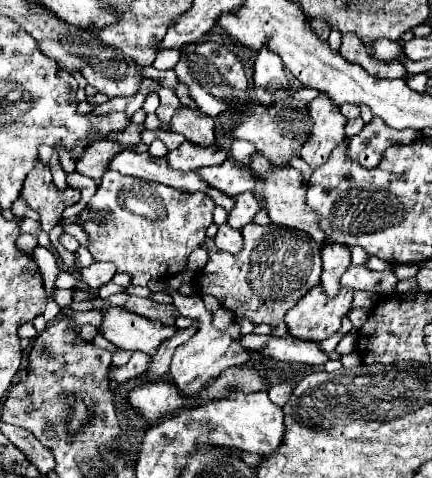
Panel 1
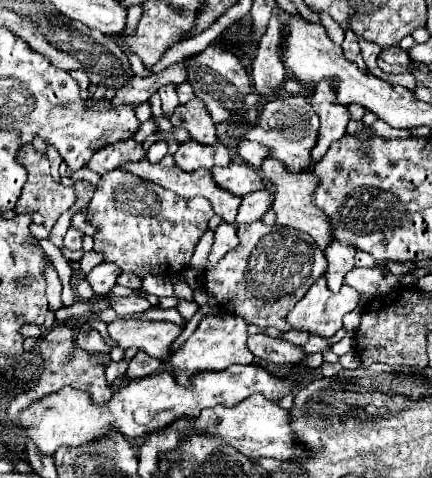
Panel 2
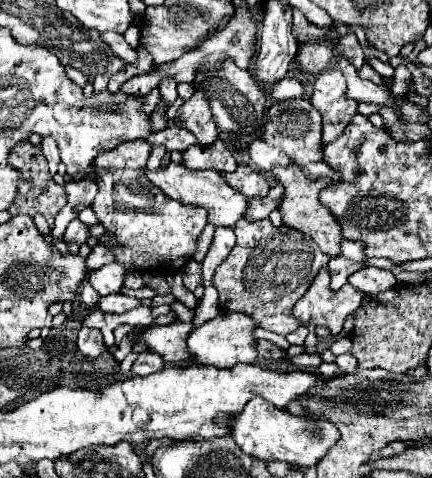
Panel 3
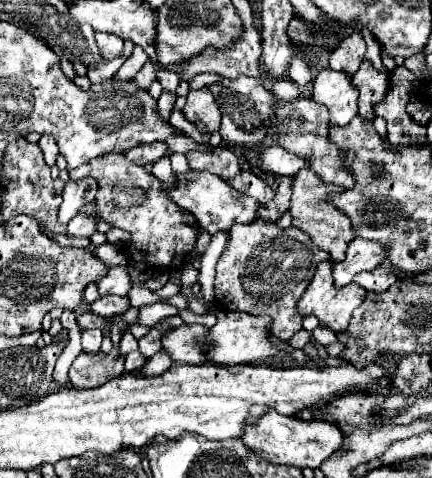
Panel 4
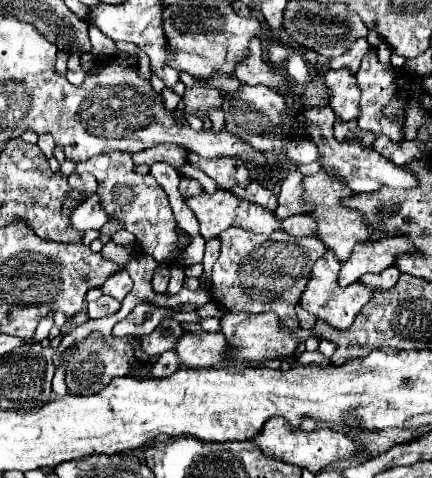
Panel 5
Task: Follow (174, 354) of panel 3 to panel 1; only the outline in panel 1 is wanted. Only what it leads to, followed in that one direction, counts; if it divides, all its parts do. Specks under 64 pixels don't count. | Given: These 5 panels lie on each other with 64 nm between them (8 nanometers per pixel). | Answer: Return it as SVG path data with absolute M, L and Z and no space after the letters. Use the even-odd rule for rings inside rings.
M120 306L102 310L102 334L120 350L142 350L146 354L156 354L158 346L174 336L176 326L162 324L160 320L150 320L136 316L132 312L122 312Z

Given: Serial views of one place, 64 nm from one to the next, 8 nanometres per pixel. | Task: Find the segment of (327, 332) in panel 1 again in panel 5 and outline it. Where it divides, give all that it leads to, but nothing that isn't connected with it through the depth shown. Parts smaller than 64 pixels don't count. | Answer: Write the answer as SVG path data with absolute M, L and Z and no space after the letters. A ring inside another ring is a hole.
M326 250L326 254L320 260L316 260L316 264L312 268L310 280L308 280L308 284L306 284L306 288L304 288L302 296L300 296L300 306L304 310L308 310L310 314L326 320L328 324L344 330L354 322L354 318L358 316L362 306L372 298L374 288L370 288L370 286L366 286L362 282L356 282L352 286L342 288L338 284L338 272L340 272L340 260L336 260L332 250Z

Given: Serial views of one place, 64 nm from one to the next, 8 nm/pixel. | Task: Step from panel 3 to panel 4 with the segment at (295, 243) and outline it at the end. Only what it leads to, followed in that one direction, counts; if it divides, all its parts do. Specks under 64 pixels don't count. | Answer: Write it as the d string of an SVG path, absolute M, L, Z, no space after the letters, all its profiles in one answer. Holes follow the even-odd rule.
M274 222L236 224L230 228L228 238L234 238L234 242L228 244L216 264L216 306L220 310L248 312L256 316L268 314L274 318L272 334L280 340L290 340L302 330L302 316L296 310L296 302L304 294L304 288L308 288L316 264L330 258L328 252L318 248L306 232L298 228L280 230Z

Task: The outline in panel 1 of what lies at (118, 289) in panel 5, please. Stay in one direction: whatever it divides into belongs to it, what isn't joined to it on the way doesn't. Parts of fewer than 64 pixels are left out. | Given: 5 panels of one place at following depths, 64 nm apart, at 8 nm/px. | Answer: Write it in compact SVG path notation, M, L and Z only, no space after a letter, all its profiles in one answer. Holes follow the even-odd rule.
M94 262L88 268L84 268L80 276L90 288L98 290L100 286L108 284L114 278L114 274L116 274L116 266L112 262Z

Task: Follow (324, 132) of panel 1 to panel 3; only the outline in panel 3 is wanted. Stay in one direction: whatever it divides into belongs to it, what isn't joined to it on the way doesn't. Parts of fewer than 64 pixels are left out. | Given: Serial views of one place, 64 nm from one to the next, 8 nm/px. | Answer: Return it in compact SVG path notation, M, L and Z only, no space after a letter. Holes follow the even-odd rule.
M326 70L316 78L310 102L324 114L324 144L340 136L358 114L358 102L346 96L346 80L338 70Z

